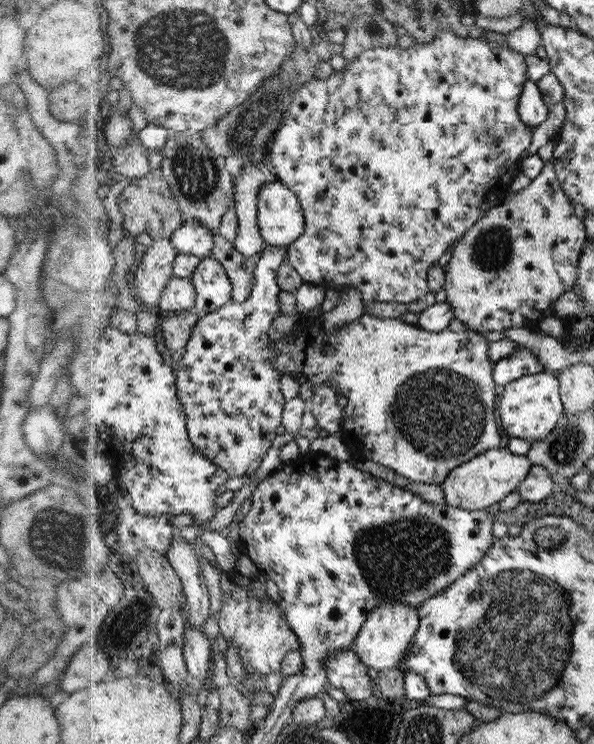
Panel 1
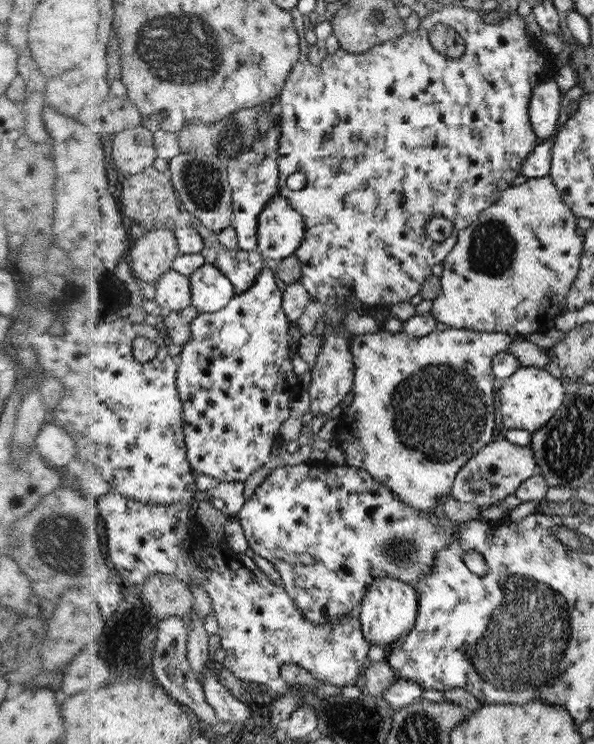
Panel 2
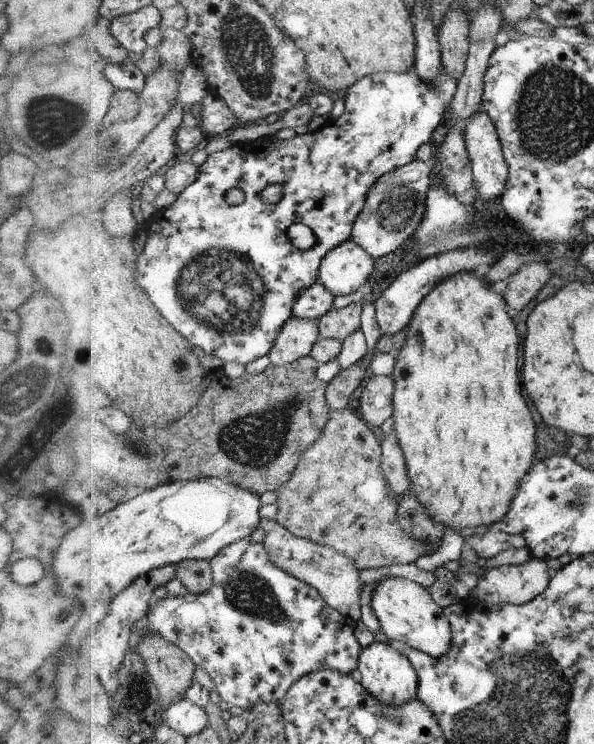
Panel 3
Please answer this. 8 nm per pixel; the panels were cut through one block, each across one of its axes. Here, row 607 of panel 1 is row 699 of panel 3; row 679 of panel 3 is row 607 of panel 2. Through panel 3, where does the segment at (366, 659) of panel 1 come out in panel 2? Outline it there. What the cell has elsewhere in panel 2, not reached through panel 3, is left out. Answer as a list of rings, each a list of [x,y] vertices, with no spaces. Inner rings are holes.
[[[376,578],[372,581],[361,600],[362,612],[358,618],[367,640],[375,646],[386,647],[386,644],[392,644],[402,634],[408,633],[416,622],[418,599],[417,590],[406,581],[394,578]]]

